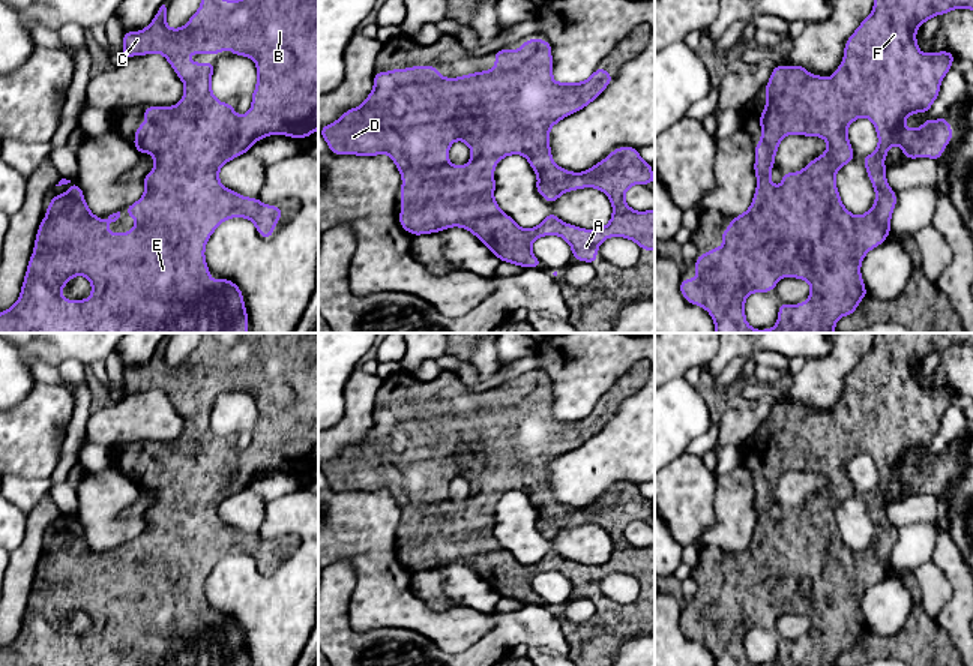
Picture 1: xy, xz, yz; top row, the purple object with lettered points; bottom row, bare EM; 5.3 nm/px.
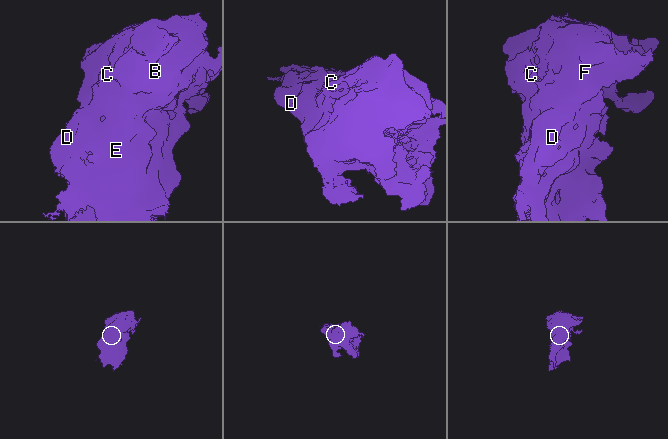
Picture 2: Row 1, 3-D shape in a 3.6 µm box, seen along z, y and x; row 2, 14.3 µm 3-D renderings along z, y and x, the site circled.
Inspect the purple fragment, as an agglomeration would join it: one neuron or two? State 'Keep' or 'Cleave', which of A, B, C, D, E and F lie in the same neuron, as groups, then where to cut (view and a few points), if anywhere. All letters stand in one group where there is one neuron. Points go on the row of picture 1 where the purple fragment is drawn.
Keep. Groups: A B C D E F. No split

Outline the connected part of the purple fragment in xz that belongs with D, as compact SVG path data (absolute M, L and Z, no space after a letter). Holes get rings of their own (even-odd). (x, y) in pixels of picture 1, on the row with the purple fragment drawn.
M529 39L518 50L500 50L494 54L496 68L474 72L459 78L443 78L432 66L411 66L408 69L392 69L374 74L374 88L365 102L345 111L336 122L326 124L318 132L326 140L335 154L378 156L387 153L402 177L399 225L413 236L440 232L450 226L461 226L474 234L500 261L508 261L521 267L541 268L542 262L533 255L532 243L538 237L560 236L572 248L572 255L578 261L596 262L599 244L610 237L625 237L634 240L647 252L655 250L655 208L635 212L625 202L625 194L632 184L653 183L652 165L644 162L638 148L619 147L604 160L584 172L572 172L554 164L550 148L550 128L562 118L586 108L602 94L613 81L613 75L598 68L593 75L581 82L556 82L553 80L551 45L544 39ZM455 141L464 141L471 152L471 159L465 165L452 165L449 147ZM509 154L523 154L538 174L536 190L547 202L554 202L565 192L596 188L605 192L613 204L611 220L599 230L584 230L560 220L550 213L538 226L521 228L508 216L494 200L494 166Z

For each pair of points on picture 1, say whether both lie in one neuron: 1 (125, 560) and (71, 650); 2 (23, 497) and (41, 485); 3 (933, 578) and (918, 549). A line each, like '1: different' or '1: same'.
1: same
2: same
3: different

